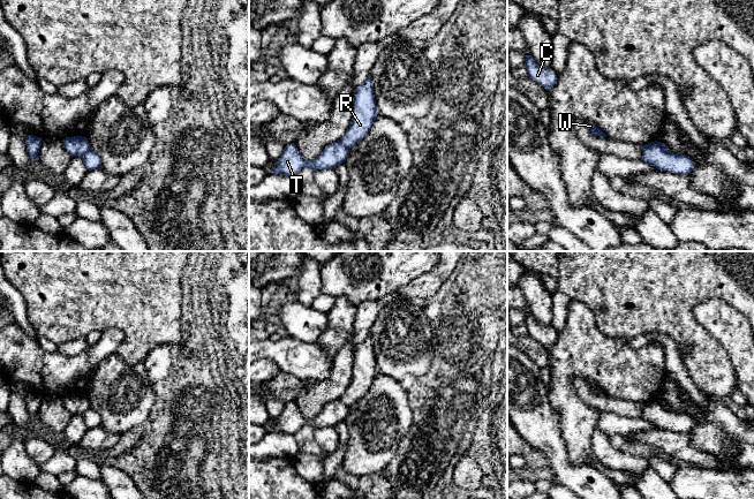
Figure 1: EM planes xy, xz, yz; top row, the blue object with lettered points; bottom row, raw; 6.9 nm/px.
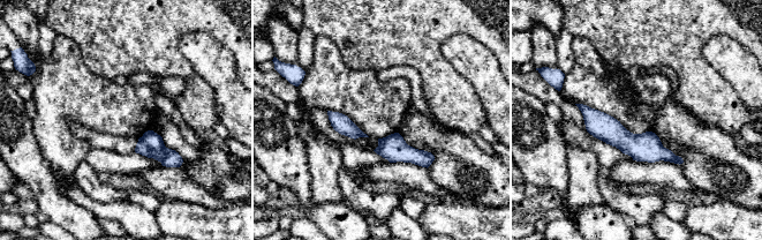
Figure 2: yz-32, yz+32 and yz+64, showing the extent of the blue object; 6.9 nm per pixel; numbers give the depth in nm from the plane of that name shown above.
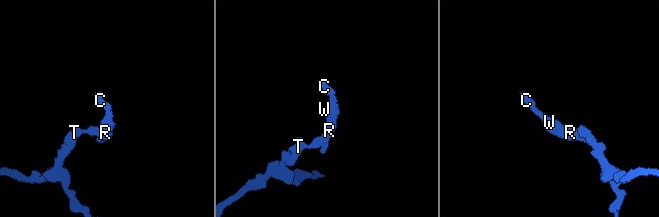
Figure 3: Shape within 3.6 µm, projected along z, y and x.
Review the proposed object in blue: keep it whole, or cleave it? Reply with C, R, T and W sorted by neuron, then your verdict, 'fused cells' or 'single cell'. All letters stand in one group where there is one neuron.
C R W / T | fused cells

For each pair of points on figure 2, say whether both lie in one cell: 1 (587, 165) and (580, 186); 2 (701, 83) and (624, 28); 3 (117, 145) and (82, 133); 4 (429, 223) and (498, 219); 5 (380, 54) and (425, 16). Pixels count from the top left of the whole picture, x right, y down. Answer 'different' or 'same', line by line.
1: same
2: same
3: same
4: same
5: same

